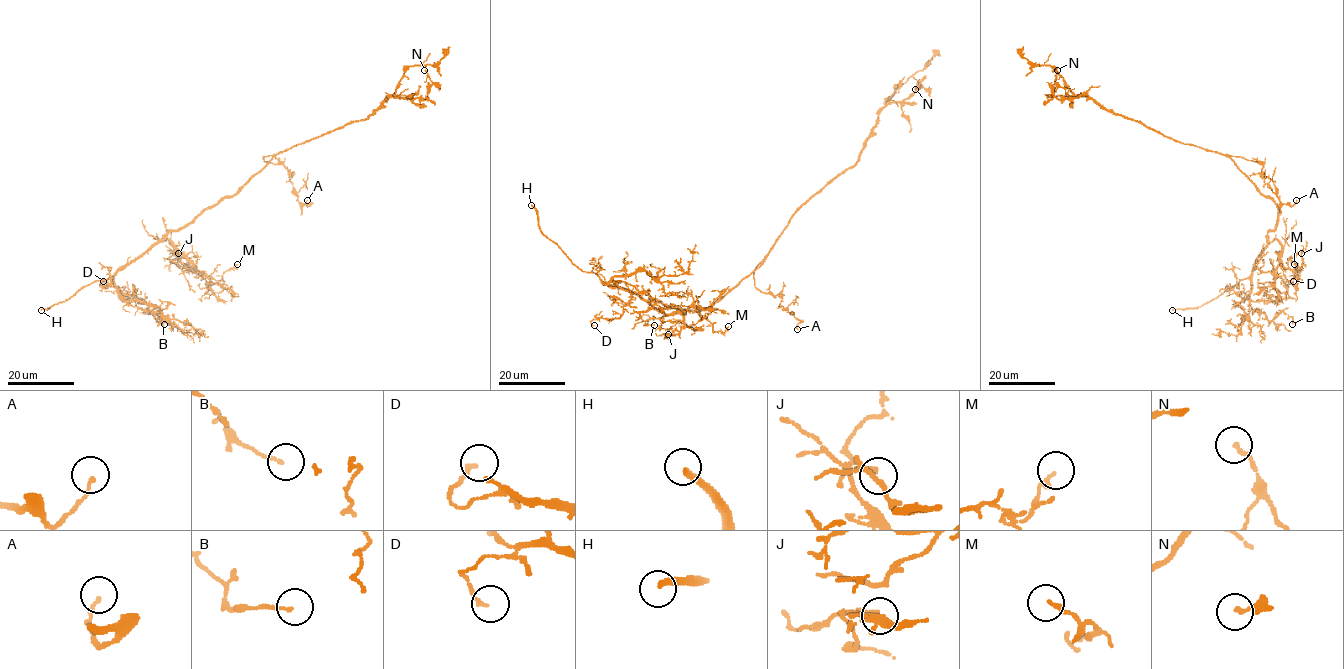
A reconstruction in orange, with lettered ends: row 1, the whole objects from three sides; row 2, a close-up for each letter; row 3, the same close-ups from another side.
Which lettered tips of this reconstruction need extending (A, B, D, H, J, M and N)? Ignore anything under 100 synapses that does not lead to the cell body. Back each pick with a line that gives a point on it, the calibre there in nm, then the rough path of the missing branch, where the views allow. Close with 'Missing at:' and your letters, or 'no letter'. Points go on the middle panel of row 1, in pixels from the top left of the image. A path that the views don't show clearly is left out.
H: Place: (531, 205). Thickness 280 nm. Course of what is missing: (531, 205), (523, 219)
Missing at: H

